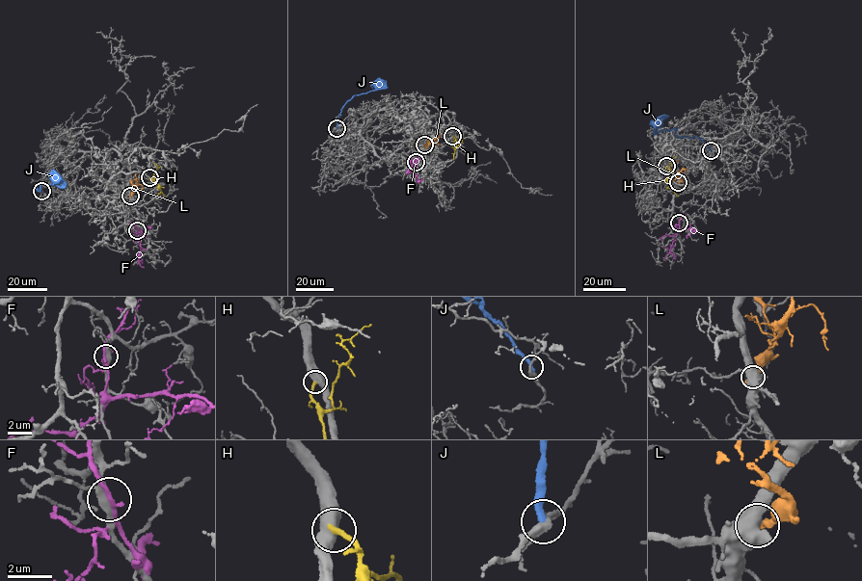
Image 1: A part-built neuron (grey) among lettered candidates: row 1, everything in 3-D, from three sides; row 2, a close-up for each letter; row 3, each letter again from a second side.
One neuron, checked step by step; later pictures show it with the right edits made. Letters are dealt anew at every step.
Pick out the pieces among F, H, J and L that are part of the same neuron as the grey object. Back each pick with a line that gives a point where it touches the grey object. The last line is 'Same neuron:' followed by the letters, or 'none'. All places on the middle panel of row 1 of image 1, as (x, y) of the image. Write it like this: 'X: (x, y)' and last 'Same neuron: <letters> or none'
Same neuron: none

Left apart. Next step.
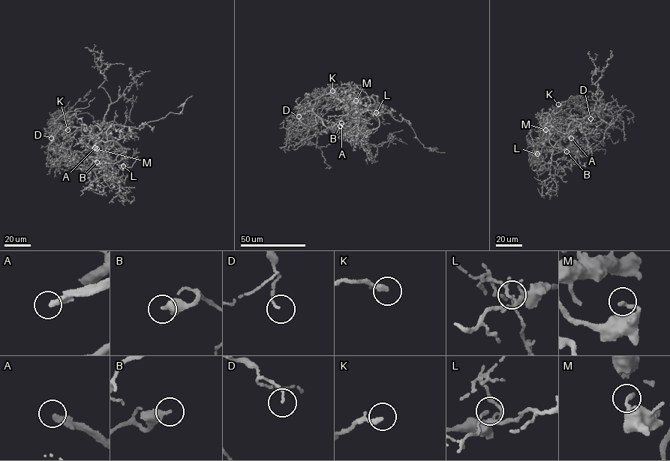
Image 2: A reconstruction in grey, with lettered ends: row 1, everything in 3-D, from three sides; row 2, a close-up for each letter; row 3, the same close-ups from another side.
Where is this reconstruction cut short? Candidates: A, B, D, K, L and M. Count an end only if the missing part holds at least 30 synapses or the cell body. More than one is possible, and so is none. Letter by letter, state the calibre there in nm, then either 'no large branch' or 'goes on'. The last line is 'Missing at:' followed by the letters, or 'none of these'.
A: calibre 360 nm; goes on
B: calibre 300 nm; no large branch
D: calibre 100 nm; no large branch
K: calibre 170 nm; no large branch
L: calibre 180 nm; no large branch
M: calibre 200 nm; no large branch
Missing at: A

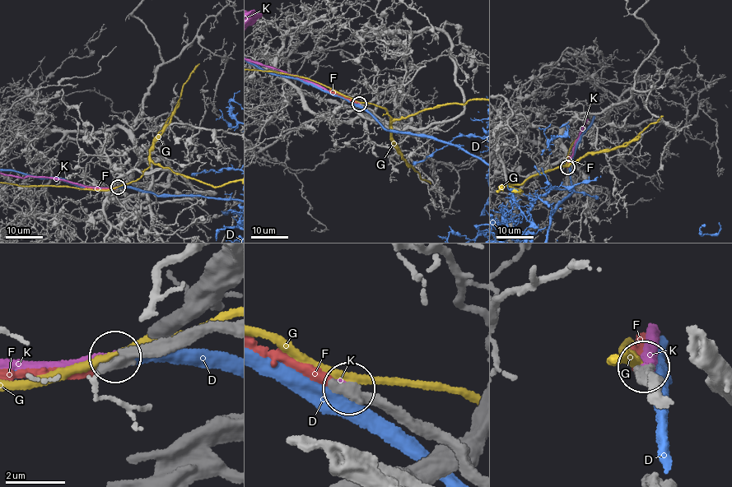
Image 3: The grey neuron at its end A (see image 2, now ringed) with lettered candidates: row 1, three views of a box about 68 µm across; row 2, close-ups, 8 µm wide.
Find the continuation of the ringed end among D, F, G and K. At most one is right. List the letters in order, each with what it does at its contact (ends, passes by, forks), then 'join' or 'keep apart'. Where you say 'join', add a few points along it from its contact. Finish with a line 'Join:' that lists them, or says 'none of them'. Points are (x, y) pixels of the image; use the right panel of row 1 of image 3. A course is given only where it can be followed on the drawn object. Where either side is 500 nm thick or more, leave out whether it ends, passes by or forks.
D: it passes by | keep apart
F: it ends | keep apart
G: it passes by | keep apart
K: it ends | join
Join: K

